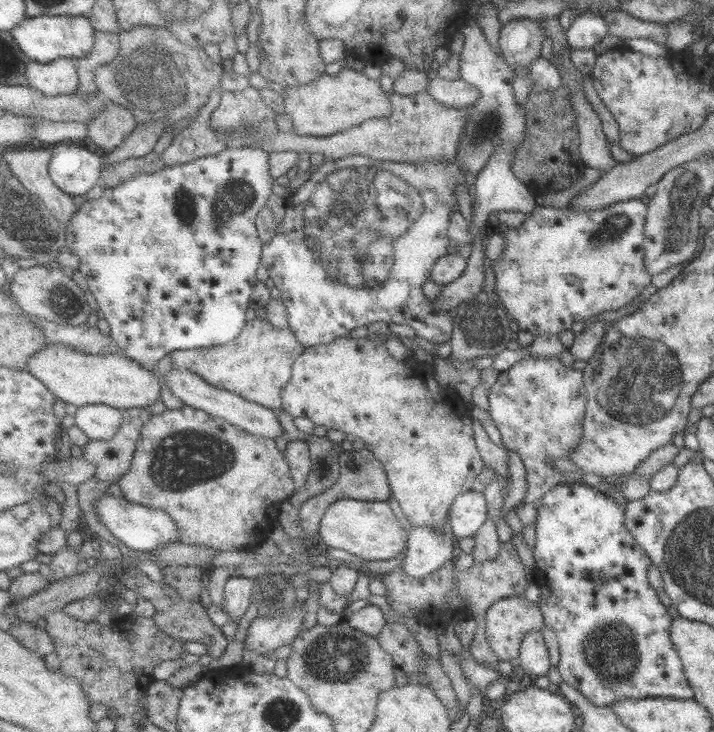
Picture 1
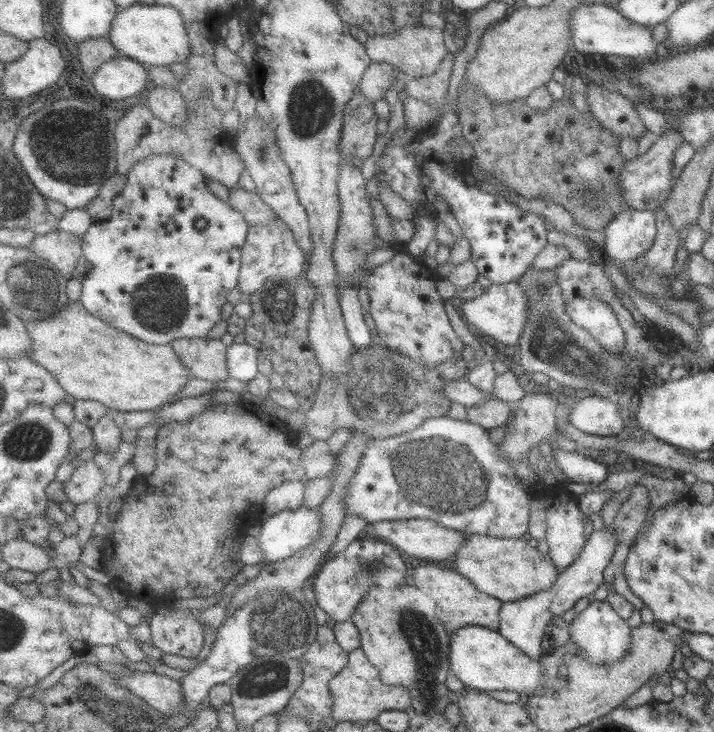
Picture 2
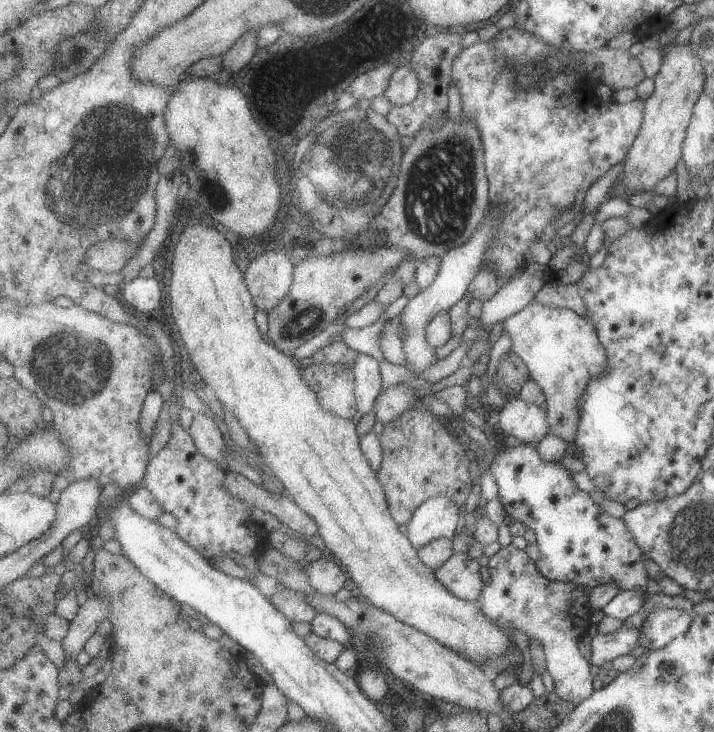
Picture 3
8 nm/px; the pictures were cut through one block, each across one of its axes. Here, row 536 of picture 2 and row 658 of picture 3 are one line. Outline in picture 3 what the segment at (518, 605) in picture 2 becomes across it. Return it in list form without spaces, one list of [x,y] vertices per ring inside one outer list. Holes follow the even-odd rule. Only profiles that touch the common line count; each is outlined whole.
[[[625,624],[611,634],[597,633],[591,642],[591,665],[601,667],[604,662],[614,661],[615,658],[628,655],[641,638],[640,628],[627,628]]]

